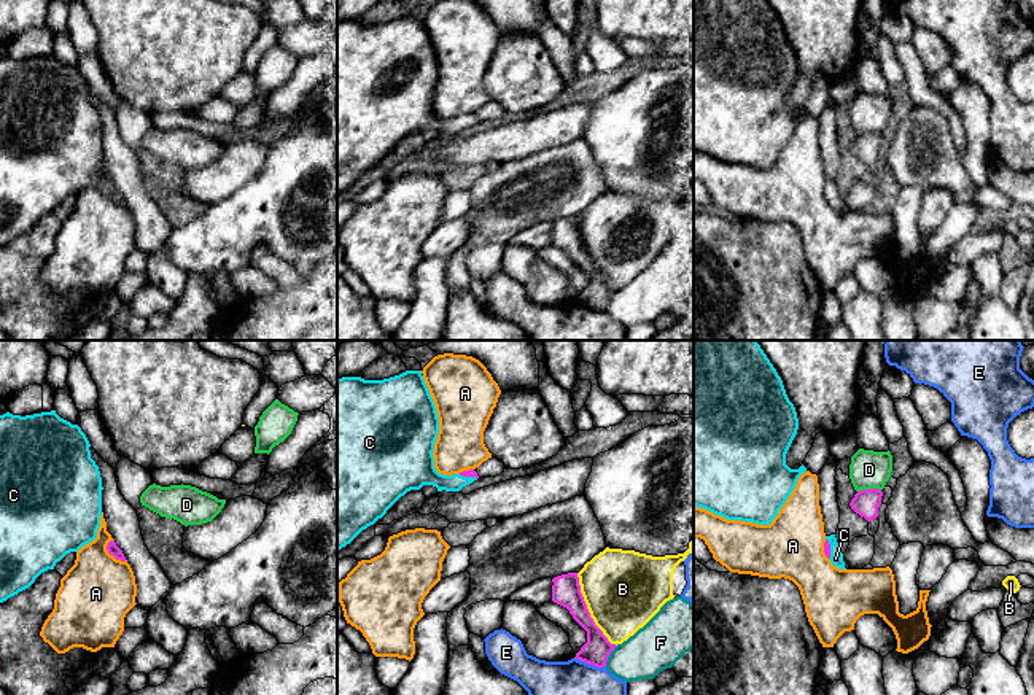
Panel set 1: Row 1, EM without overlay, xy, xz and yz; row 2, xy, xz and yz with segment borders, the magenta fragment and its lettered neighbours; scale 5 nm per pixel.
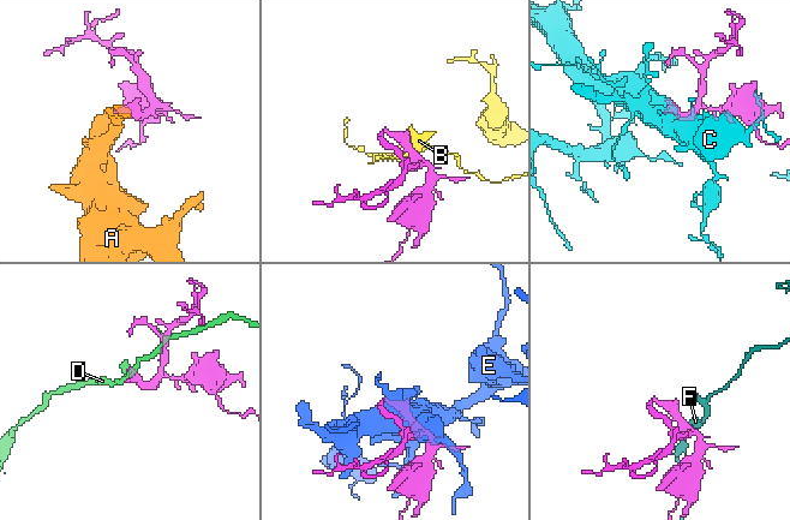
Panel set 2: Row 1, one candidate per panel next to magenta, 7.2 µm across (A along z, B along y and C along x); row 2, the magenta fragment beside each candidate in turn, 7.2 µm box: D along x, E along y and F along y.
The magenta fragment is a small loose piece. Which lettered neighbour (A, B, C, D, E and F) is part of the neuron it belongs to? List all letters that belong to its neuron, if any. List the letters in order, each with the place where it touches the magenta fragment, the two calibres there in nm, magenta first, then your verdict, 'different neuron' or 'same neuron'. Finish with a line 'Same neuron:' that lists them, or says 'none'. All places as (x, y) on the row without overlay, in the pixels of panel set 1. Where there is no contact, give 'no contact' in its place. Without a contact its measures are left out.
A: xy (112, 198) | 60/360 nm | different neuron
B: xz (587, 255) | 140/400 nm | different neuron
C: yz (829, 193) | 30/70 nm | same neuron
D: yz (870, 132) | 140/190 nm | different neuron
E: xz (590, 307) | 140/360 nm | different neuron
F: xz (608, 299) | 140/240 nm | different neuron
Same neuron: C

